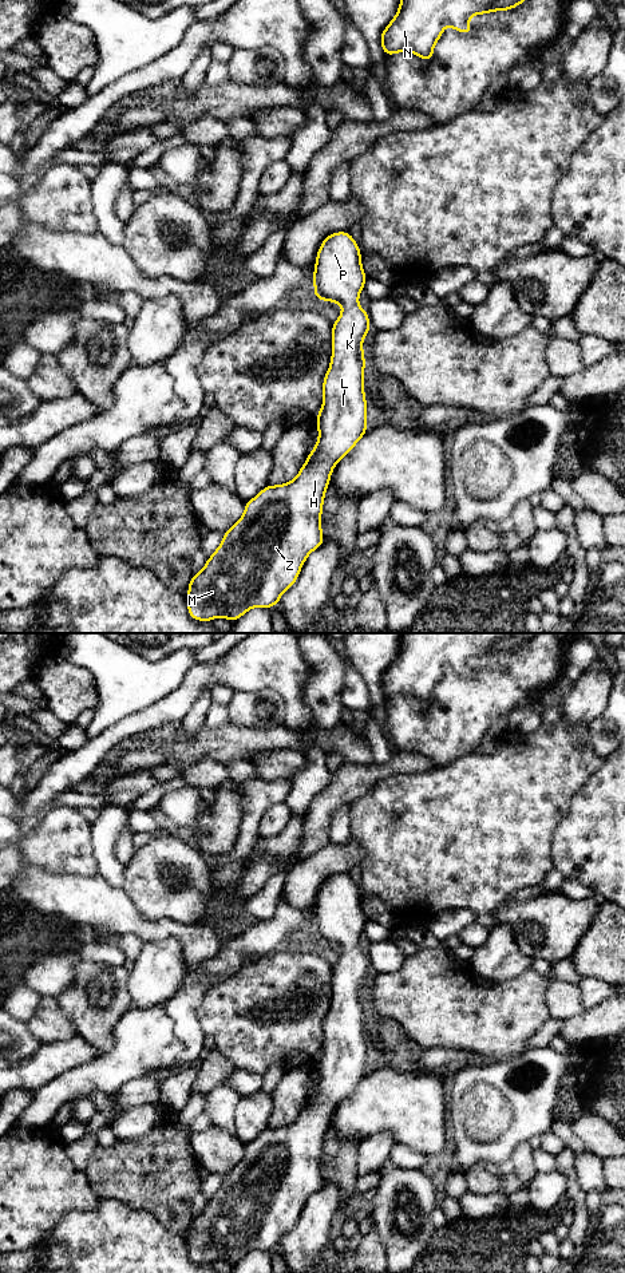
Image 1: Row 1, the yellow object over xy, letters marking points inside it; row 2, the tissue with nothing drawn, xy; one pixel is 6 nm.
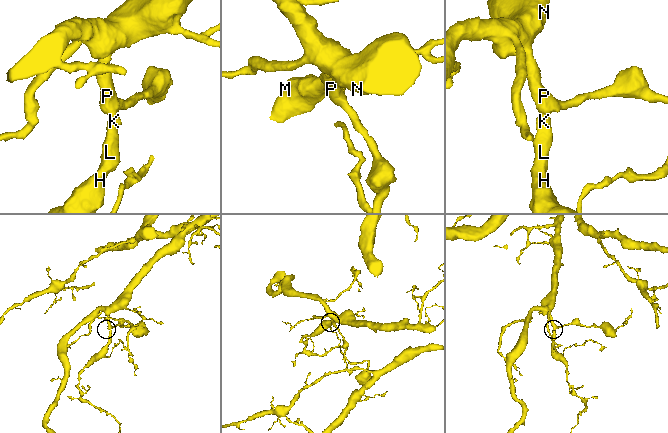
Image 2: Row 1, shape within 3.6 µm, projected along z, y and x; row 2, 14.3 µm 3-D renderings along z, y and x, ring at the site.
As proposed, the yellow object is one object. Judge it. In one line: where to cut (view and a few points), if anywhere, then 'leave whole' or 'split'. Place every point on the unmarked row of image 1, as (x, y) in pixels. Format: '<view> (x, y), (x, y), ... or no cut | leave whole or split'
no cut | leave whole

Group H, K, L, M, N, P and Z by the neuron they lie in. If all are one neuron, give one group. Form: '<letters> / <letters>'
H K L M N P Z

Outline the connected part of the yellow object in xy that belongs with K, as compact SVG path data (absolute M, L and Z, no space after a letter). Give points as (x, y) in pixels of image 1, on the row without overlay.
M351 875L327 878L316 898L313 936L320 944L340 946L343 953L332 965L331 1007L323 1023L323 1048L316 1059L317 1086L293 1123L268 1127L245 1144L242 1159L224 1175L221 1187L202 1213L193 1217L186 1237L193 1262L210 1265L224 1260L234 1265L252 1250L274 1250L282 1236L296 1226L308 1198L325 1183L321 1157L332 1114L368 1072L363 983L372 970L368 954L357 945L365 924L361 894Z

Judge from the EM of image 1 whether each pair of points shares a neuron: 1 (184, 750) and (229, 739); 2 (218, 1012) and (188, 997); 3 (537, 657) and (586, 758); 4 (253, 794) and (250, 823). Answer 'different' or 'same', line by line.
1: same
2: different
3: different
4: same

